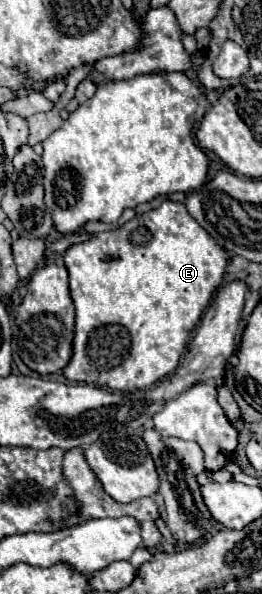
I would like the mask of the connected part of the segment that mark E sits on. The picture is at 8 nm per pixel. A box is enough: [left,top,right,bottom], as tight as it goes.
[64,201,230,391]

